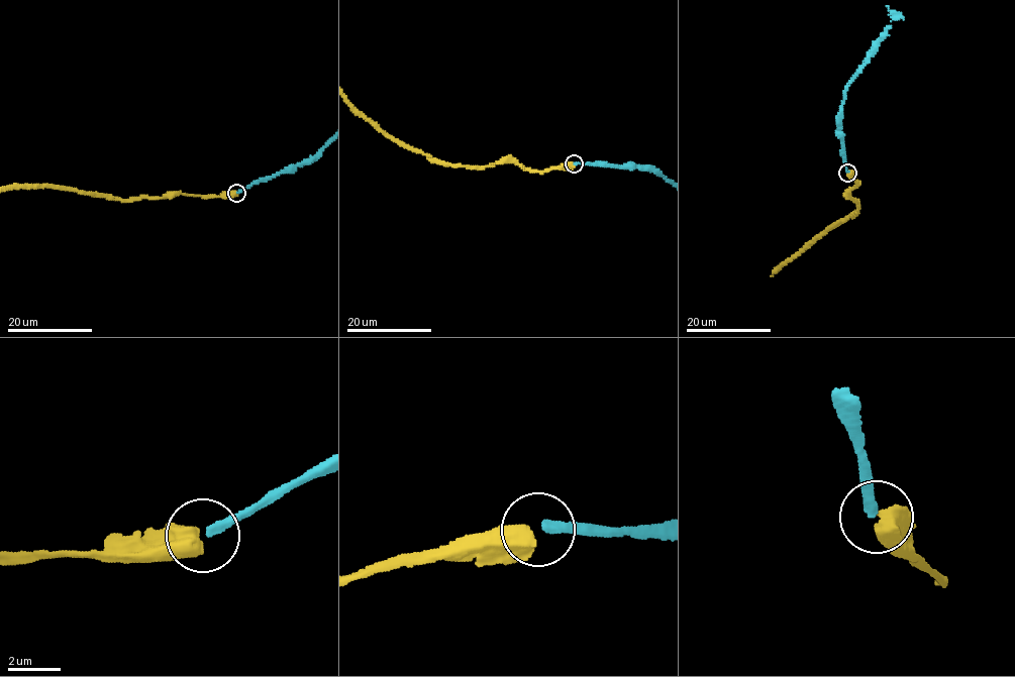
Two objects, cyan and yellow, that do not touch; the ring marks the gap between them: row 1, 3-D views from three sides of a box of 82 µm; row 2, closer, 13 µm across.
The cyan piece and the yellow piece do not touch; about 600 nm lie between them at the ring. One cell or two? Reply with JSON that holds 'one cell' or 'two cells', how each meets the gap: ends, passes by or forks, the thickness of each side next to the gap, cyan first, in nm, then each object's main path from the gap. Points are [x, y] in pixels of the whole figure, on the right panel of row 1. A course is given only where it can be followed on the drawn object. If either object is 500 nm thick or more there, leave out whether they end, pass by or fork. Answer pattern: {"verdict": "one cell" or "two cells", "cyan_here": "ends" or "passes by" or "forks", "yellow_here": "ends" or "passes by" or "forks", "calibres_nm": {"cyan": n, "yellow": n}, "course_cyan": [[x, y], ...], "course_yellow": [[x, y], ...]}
{"verdict": "two cells", "calibres_nm": {"cyan": 360, "yellow": 850}, "course_cyan": [[848, 172], [838, 116], [845, 88], [891, 22], [892, 12], [886, 6]]}

